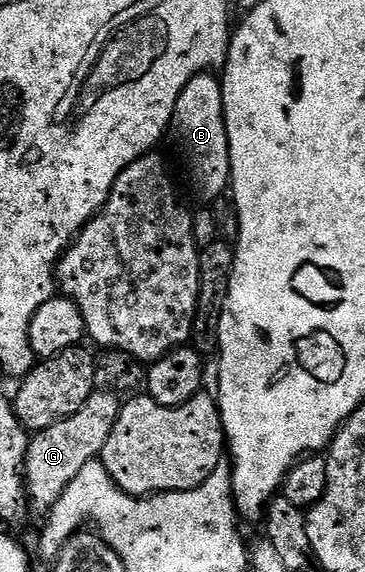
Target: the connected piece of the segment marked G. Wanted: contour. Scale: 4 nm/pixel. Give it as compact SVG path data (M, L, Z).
M97 390L86 398L82 410L70 414L62 422L54 422L44 432L37 432L29 439L28 453L24 459L24 487L33 509L40 514L62 498L66 486L74 482L78 470L86 466L86 462L97 459L100 451L106 446L106 438L110 438L110 430L114 430L114 422L118 422L118 414L122 400L114 391Z

